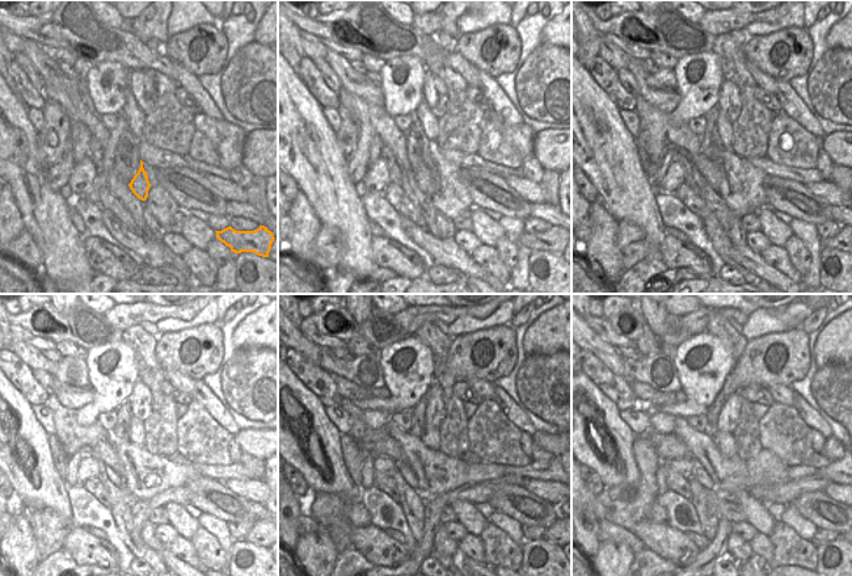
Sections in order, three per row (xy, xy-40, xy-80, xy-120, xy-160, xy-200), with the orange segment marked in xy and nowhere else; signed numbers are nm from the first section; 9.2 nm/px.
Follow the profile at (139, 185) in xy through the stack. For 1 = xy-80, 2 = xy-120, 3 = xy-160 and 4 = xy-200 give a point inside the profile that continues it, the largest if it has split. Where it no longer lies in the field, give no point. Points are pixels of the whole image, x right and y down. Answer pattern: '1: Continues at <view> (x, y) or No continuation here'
1: Continues at xy-80 (711, 171)
2: Continues at xy-120 (101, 450)
3: Continues at xy-160 (391, 448)
4: Continues at xy-200 (667, 446).

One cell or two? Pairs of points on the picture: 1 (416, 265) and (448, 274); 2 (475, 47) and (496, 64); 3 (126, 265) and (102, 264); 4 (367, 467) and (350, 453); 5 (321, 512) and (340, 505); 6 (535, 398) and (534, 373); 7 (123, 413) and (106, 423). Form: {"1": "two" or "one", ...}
{"1": "two", "2": "one", "3": "one", "4": "two", "5": "one", "6": "one", "7": "two"}

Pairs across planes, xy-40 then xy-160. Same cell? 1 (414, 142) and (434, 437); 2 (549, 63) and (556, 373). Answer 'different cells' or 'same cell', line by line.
1: different cells
2: same cell

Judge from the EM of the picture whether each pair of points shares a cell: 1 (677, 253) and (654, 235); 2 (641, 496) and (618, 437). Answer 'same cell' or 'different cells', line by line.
1: different cells
2: different cells

